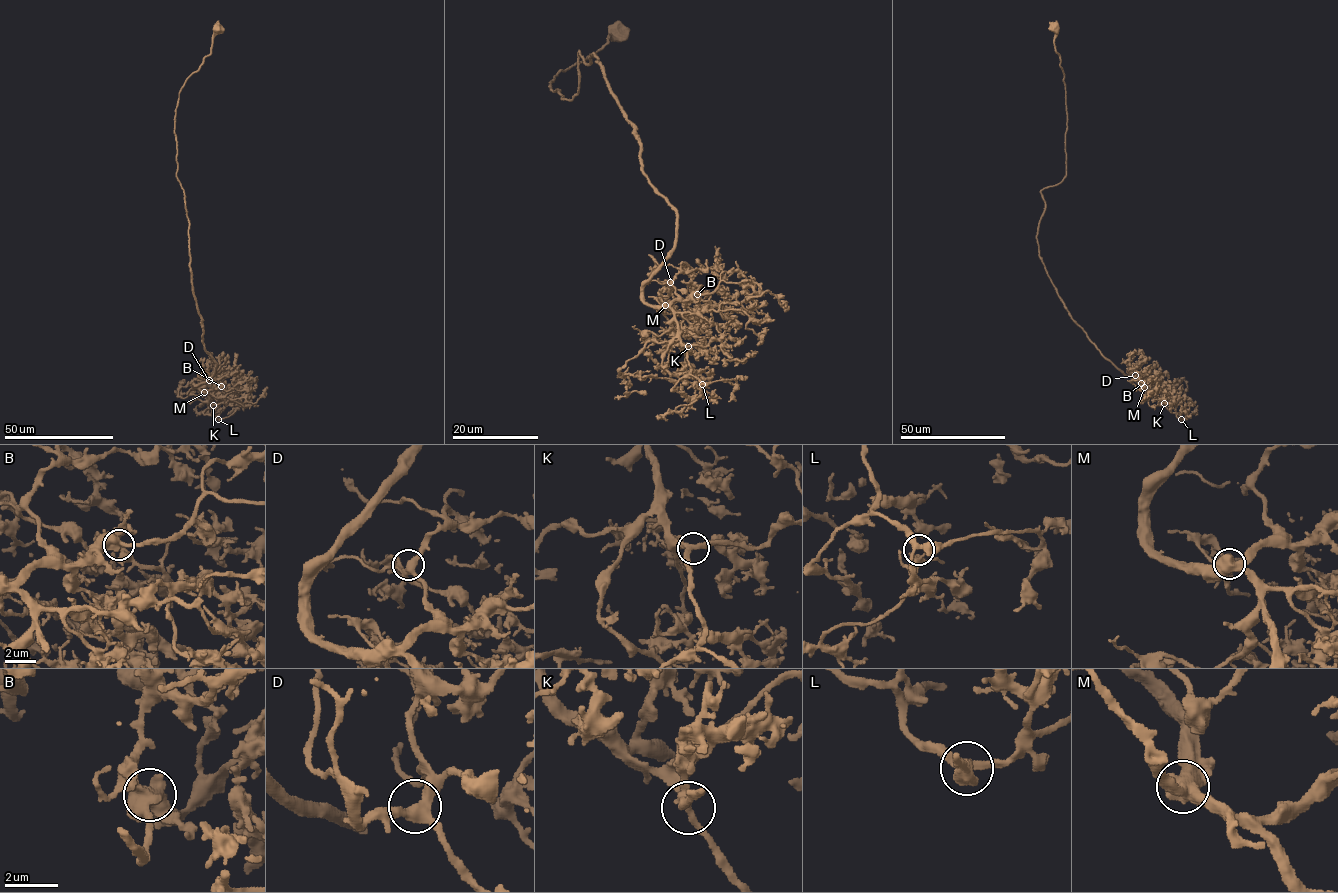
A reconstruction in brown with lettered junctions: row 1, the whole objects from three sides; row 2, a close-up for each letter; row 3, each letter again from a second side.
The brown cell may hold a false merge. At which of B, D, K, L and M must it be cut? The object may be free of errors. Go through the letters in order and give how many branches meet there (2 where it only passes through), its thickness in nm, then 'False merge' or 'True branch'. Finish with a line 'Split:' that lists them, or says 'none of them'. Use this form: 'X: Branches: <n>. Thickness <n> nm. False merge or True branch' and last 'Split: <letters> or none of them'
B: Branches: 3. Thickness 440 nm. True branch
D: Branches: 3. Thickness 380 nm. True branch
K: Branches: 3. Thickness 280 nm. True branch
L: Branches: 3. Thickness 400 nm. True branch
M: Branches: 3. Thickness 600 nm. True branch
Split: none of them

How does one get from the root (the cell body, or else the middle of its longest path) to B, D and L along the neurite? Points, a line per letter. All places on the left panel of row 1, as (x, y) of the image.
B: (218, 28), (179, 93), (174, 133), (192, 290), (216, 363), (194, 384), (221, 386)
D: (218, 28), (179, 93), (174, 131), (192, 290), (216, 363), (194, 384), (207, 392), (209, 380)
L: (218, 28), (179, 93), (174, 131), (192, 290), (216, 363), (194, 384), (218, 419)

